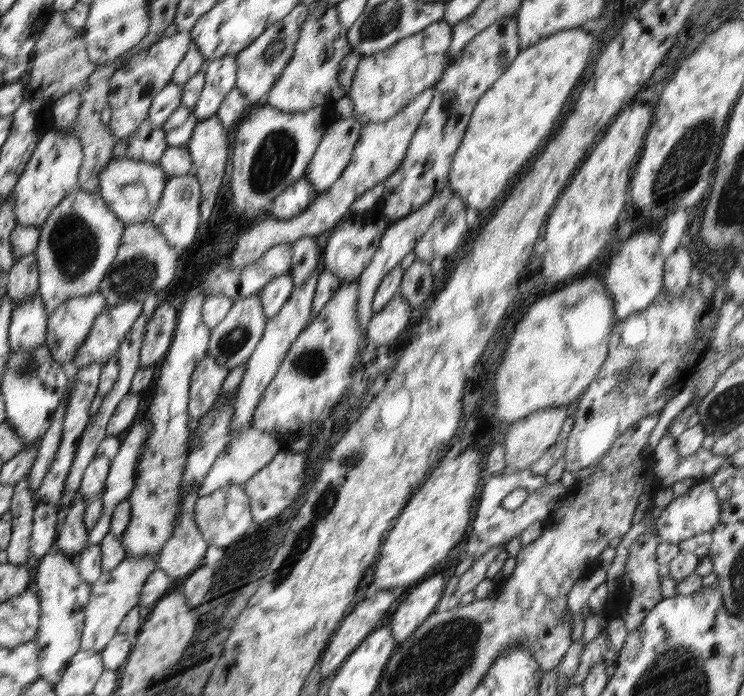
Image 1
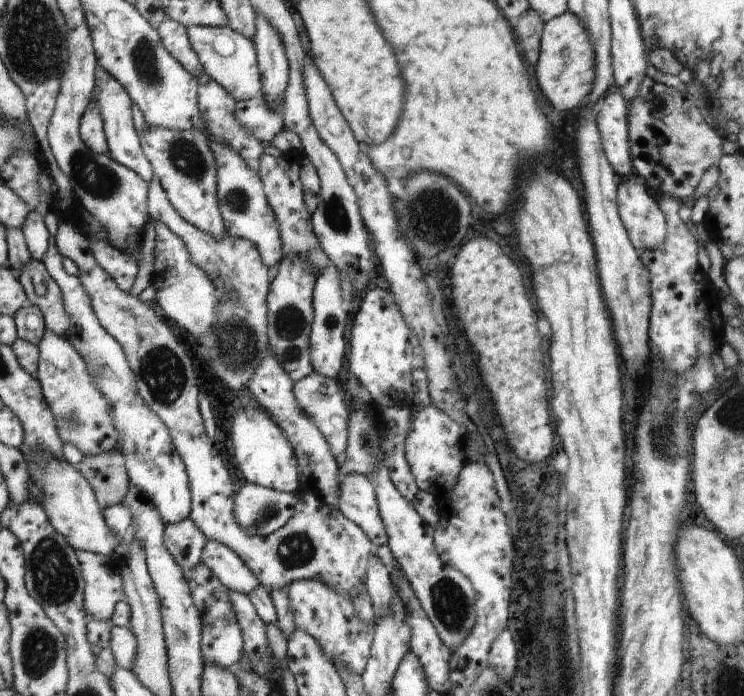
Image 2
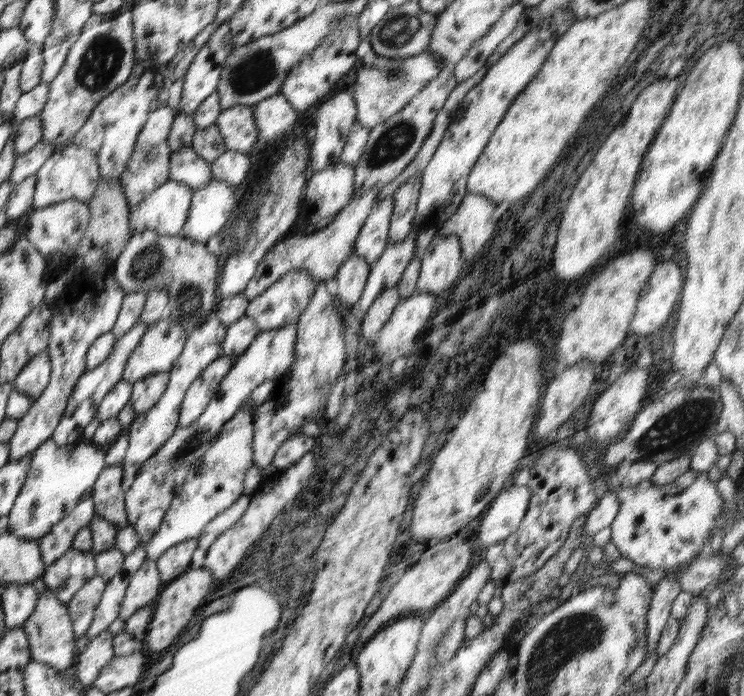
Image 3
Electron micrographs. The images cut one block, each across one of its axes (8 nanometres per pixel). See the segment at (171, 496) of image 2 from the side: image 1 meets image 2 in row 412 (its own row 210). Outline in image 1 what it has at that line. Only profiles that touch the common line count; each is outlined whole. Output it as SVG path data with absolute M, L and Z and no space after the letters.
M112 159L99 176L99 190L106 206L122 219L124 224L149 222L160 202L167 176L156 163L144 163L133 159Z

